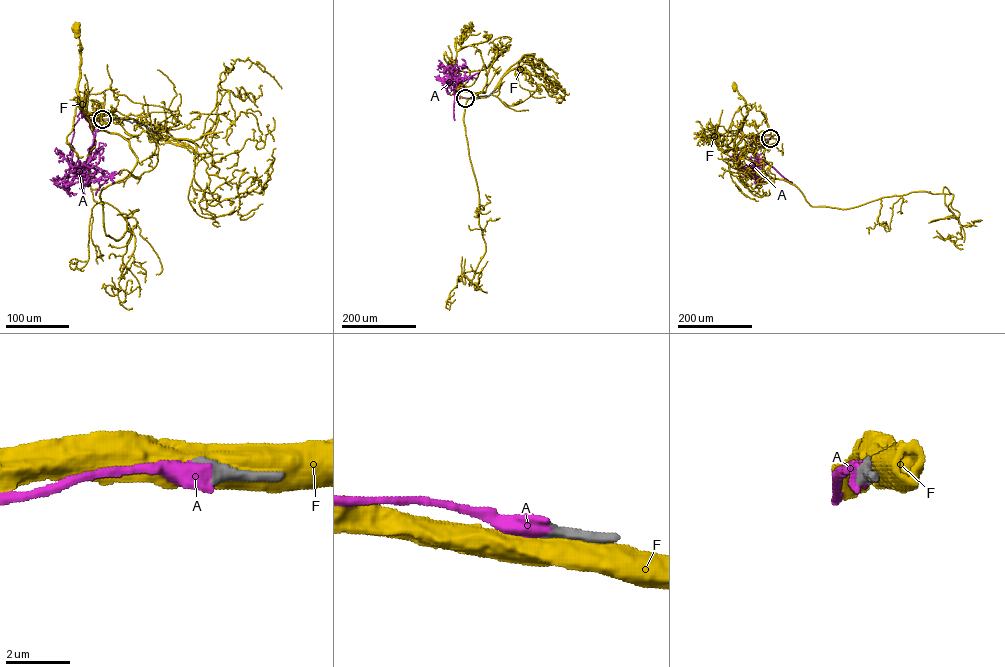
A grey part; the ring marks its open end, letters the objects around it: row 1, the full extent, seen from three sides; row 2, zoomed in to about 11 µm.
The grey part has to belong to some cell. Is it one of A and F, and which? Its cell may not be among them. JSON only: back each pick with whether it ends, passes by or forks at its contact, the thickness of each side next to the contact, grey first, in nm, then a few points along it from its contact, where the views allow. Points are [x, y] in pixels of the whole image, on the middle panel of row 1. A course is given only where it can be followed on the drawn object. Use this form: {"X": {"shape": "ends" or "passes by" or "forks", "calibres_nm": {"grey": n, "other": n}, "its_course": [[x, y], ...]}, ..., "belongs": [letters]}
{"A": {"shape": "ends", "calibres_nm": {"grey": 480, "other": 600}, "its_course": [[465, 98], [459, 95], [457, 87], [457, 80], [462, 78], [458, 85], [450, 83], [455, 65], [466, 66]]}, "belongs": ["A"]}

